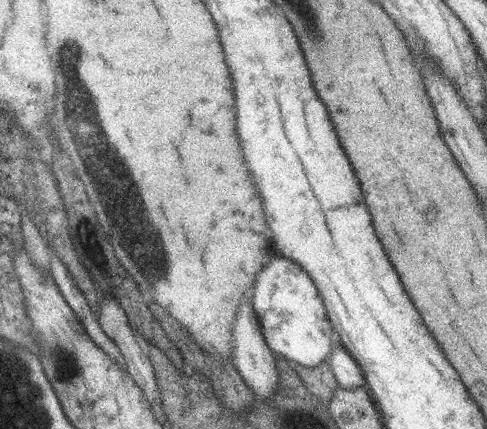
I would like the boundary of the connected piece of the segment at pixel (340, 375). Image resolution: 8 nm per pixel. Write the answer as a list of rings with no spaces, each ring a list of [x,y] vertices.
[[[335,343],[328,361],[340,387],[355,390],[366,386],[361,366],[343,346]]]

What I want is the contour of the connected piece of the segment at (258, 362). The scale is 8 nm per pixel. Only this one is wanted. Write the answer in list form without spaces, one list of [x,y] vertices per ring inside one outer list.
[[[250,294],[245,295],[243,303],[237,310],[236,322],[233,330],[233,343],[235,346],[235,358],[233,365],[238,369],[240,376],[246,381],[246,384],[252,389],[252,392],[260,398],[273,396],[279,381],[279,370],[277,369],[277,358],[272,349],[266,344],[262,327],[257,314],[252,310],[253,306]]]

